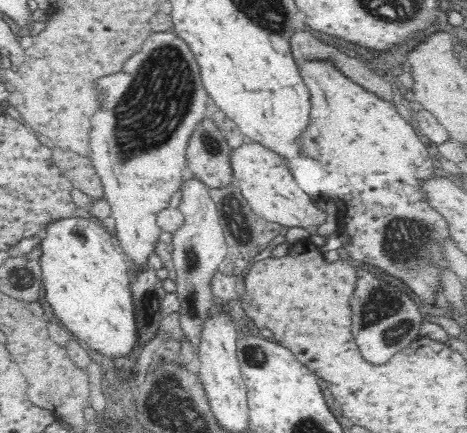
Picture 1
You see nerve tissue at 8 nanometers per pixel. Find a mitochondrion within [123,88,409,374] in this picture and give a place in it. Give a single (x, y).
(149, 302)

